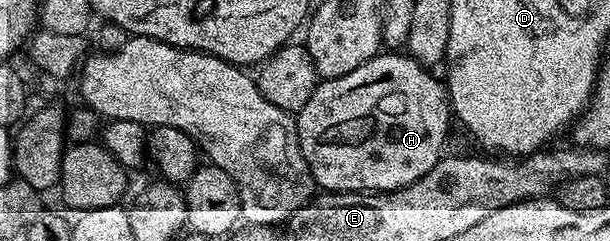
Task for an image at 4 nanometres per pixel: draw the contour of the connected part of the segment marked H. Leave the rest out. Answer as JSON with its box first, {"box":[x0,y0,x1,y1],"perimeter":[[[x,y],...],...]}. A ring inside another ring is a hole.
{"box":[294,51,450,193],"perimeter":[[[381,51],[350,75],[330,77],[317,84],[314,95],[295,114],[294,120],[302,155],[312,172],[313,182],[330,193],[393,193],[406,187],[439,162],[448,137],[450,102],[443,80],[410,55],[400,51]]]}

